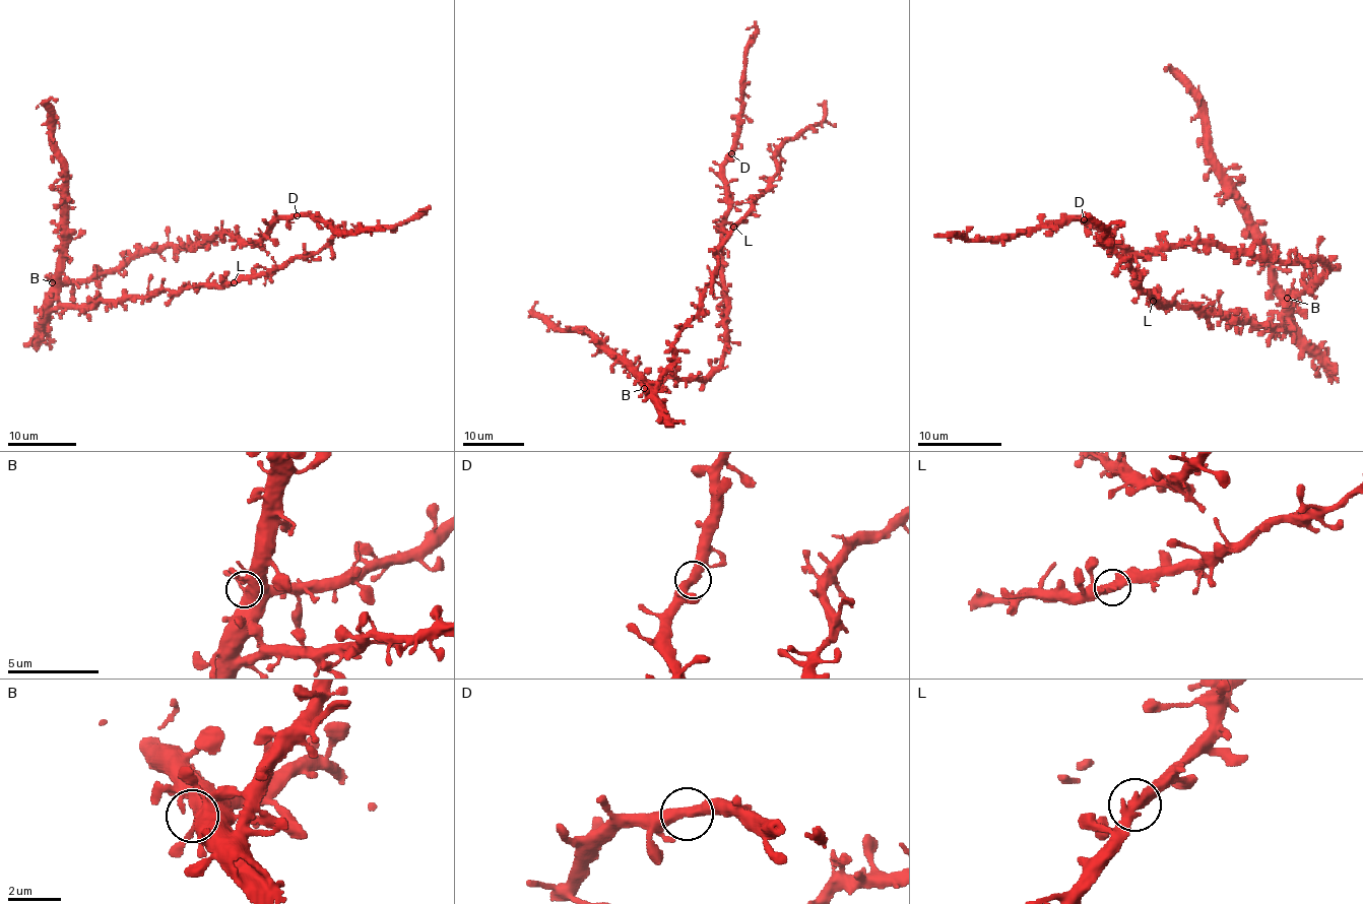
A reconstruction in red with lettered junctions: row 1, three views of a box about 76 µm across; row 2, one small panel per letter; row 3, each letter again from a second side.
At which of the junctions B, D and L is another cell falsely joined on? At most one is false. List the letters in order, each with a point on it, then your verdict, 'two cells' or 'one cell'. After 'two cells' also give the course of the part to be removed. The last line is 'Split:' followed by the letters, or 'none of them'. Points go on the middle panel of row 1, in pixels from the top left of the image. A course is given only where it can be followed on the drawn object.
B: (644, 388) | one cell
D: (731, 153) | one cell
L: (733, 227) | one cell
Split: none of them

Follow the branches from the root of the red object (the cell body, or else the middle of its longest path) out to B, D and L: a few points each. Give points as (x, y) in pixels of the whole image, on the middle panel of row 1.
B: (674, 377), (647, 383), (644, 388)
D: (674, 377), (709, 378), (717, 370), (723, 354), (726, 301), (722, 242), (728, 196), (722, 174), (731, 153)
L: (674, 377), (651, 383), (671, 361), (675, 339), (698, 312), (700, 295), (717, 265), (717, 250), (734, 227)

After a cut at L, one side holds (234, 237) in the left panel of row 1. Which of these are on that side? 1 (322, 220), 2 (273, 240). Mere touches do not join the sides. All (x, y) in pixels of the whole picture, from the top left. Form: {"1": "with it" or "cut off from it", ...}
{"1": "with it", "2": "with it"}

